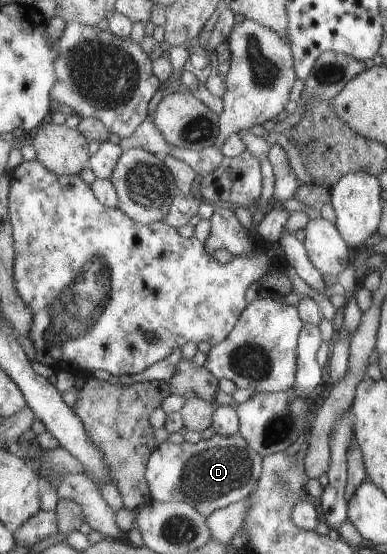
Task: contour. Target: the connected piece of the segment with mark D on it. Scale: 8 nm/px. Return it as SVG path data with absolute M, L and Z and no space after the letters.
M215 433L197 443L164 441L157 446L147 466L152 499L182 501L195 506L204 516L248 497L262 476L264 457L240 433L222 436Z

